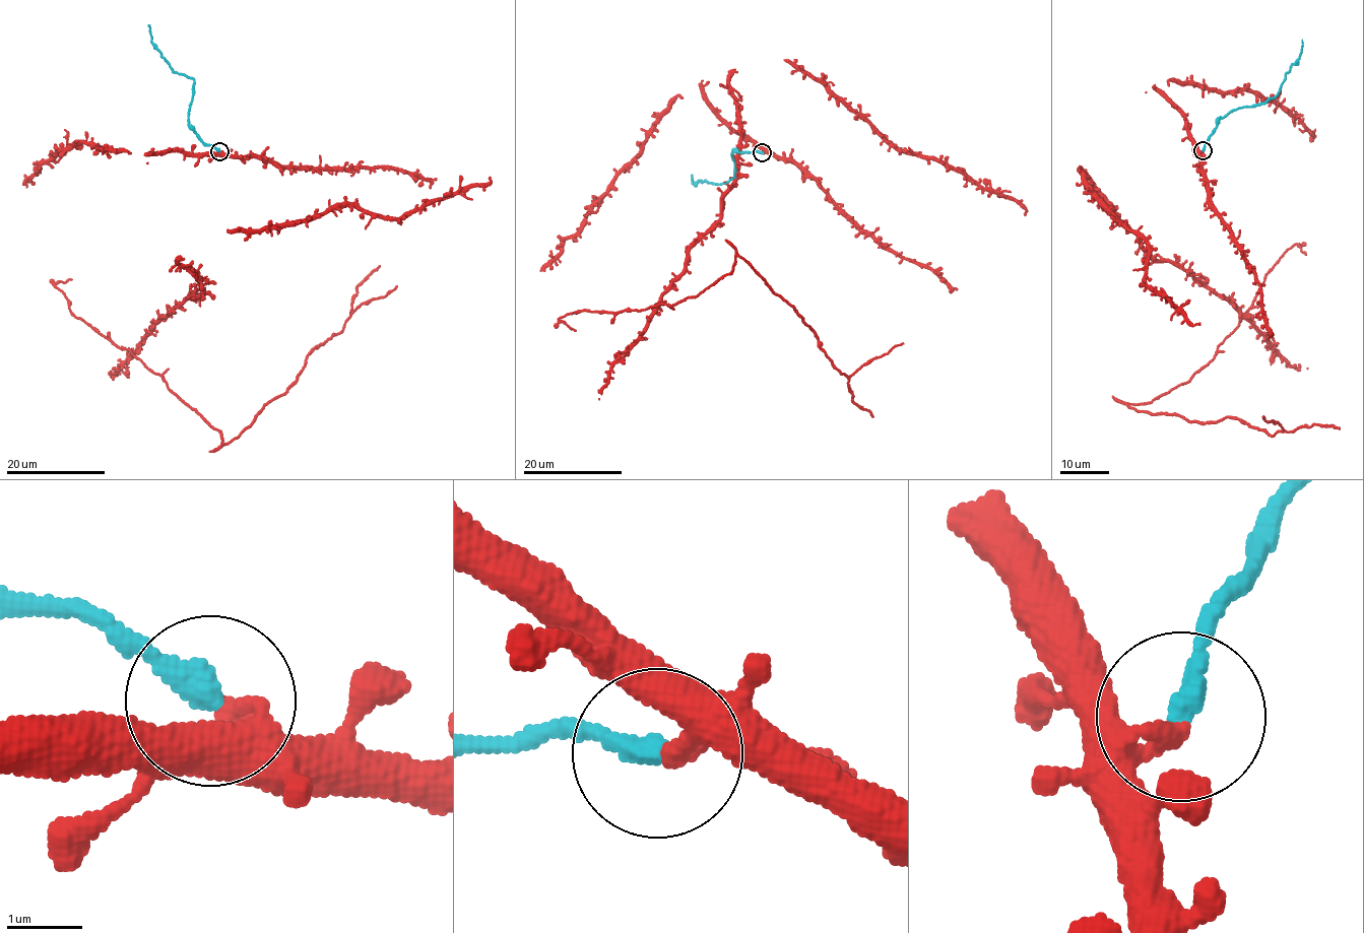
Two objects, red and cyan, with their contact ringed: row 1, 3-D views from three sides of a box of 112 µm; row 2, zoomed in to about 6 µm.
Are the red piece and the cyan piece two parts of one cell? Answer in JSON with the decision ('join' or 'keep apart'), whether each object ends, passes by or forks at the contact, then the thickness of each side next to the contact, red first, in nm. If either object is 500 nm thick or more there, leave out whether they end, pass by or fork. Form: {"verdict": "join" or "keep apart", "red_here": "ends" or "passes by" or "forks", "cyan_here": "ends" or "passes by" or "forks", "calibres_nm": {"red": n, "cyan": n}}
{"verdict": "keep apart", "red_here": "ends", "cyan_here": "ends", "calibres_nm": {"red": 320, "cyan": 320}}

